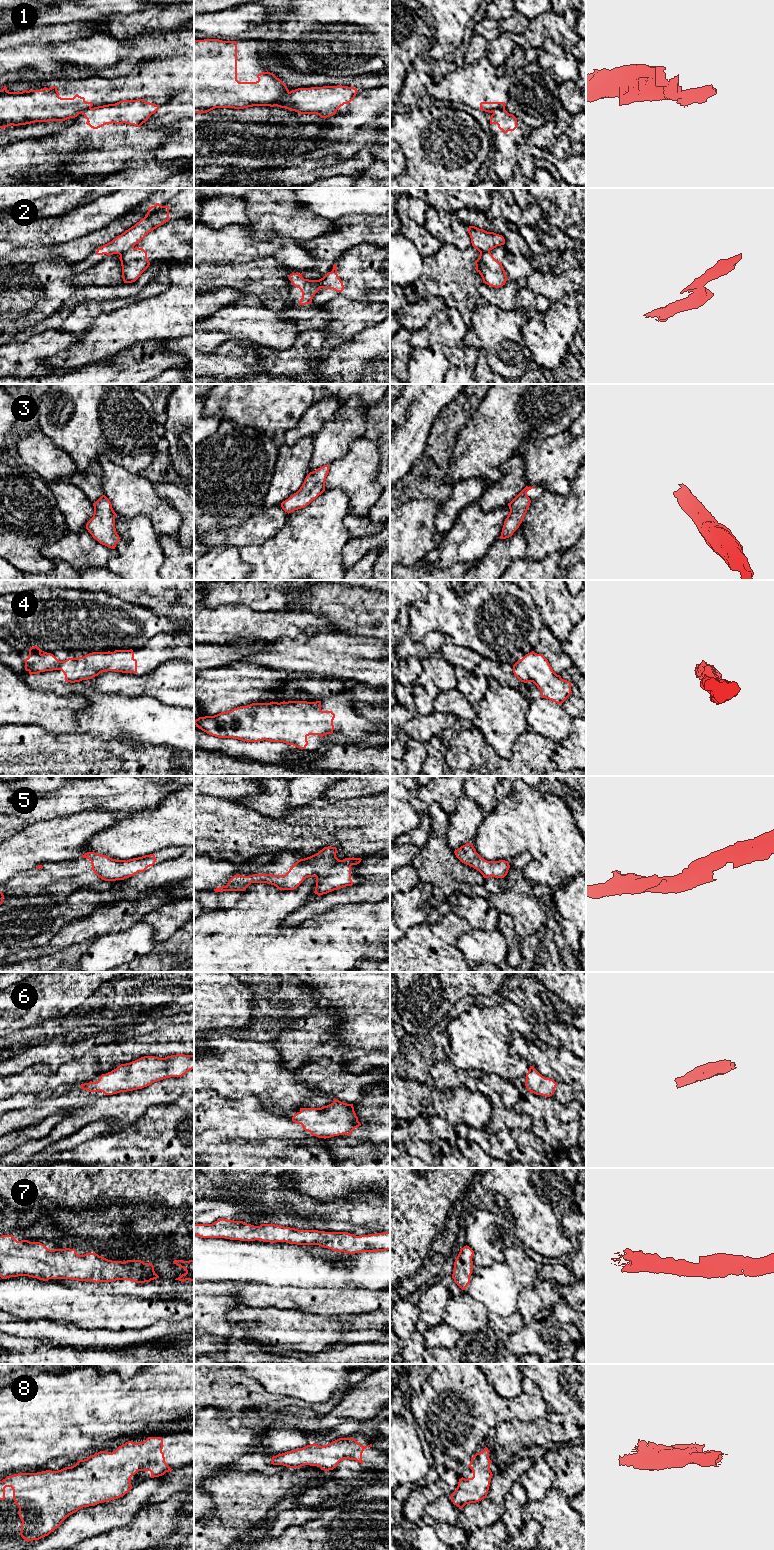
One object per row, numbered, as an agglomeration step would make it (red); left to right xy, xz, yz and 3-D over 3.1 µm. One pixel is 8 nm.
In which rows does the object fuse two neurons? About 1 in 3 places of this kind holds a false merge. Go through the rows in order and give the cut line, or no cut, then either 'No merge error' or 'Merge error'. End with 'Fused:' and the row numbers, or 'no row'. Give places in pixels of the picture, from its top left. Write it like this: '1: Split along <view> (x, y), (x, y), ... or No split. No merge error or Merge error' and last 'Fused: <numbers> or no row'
1: Split along xz (289, 92), (276, 105). Merge error
2: Split along xy (133, 246), (120, 255). Merge error
3: No split. No merge error
4: No split. No merge error
5: No split. No merge error
6: No split. No merge error
7: No split. No merge error
8: No split. No merge error
Fused: 1, 2

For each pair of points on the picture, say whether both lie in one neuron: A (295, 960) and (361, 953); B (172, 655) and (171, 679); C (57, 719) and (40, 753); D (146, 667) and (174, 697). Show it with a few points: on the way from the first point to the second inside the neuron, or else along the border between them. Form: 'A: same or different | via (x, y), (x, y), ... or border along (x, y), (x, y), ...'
A: same | via (311, 958), (316, 953), (345, 953)
B: different | border along (183, 660), (167, 660), (154, 669)
C: different | border along (28, 724), (40, 725), (51, 733), (74, 733)
D: different | border along (151, 670), (139, 675)

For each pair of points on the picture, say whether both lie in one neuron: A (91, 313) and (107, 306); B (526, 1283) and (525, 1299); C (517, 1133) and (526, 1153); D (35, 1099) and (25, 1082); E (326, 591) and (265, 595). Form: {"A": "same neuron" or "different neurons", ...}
{"A": "same neuron", "B": "different neurons", "C": "same neuron", "D": "different neurons", "E": "different neurons"}

